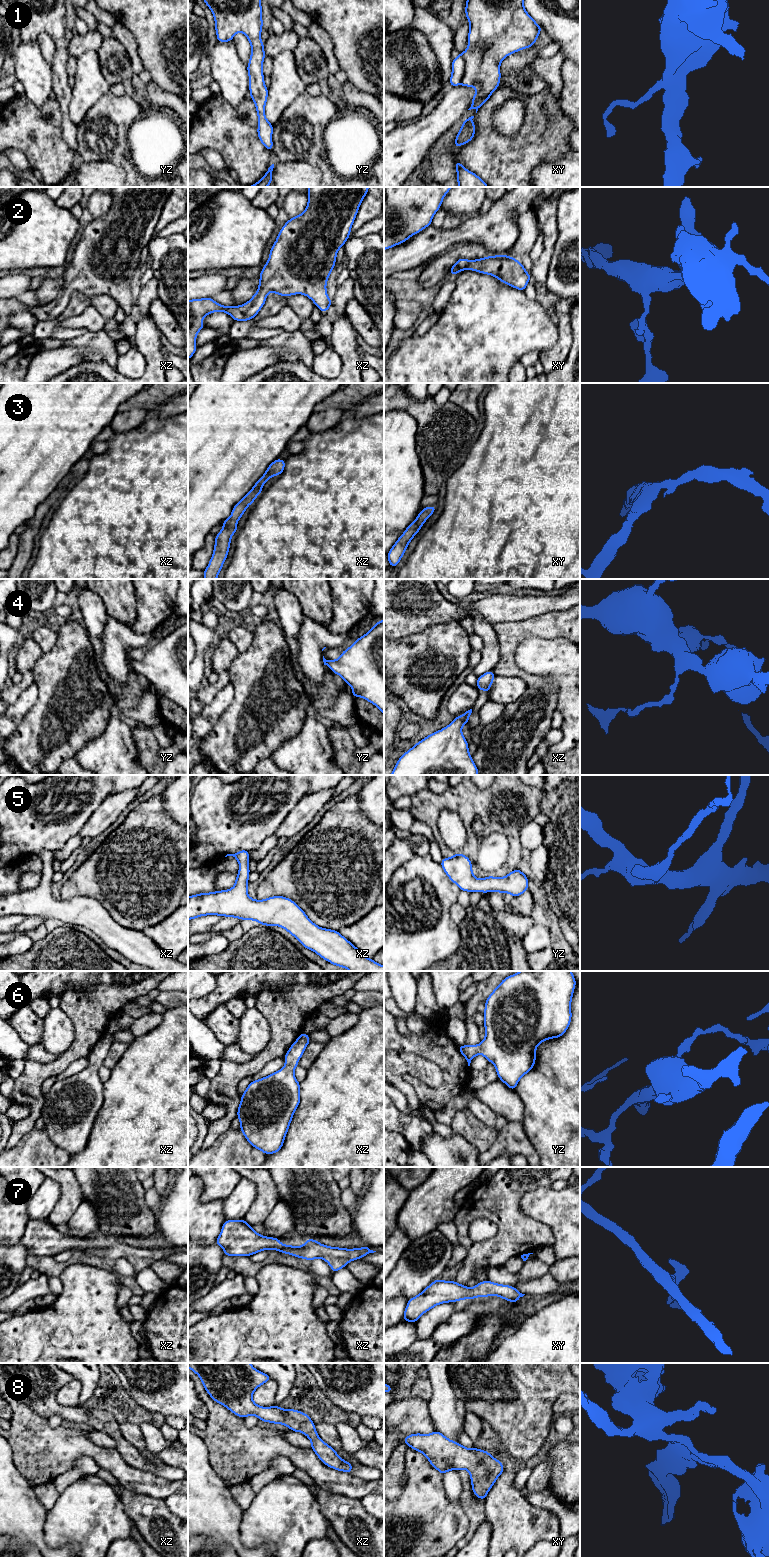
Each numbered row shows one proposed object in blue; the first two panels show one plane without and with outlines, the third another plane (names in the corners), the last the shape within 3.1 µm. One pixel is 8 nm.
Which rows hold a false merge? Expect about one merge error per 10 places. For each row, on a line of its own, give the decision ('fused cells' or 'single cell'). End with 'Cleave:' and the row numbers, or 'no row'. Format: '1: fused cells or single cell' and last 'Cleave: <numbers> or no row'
1: single cell
2: single cell
3: single cell
4: single cell
5: single cell
6: single cell
7: single cell
8: single cell
Cleave: no row

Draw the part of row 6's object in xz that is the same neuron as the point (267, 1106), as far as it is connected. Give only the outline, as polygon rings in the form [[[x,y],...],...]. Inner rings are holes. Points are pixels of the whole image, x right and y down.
[[[301,1033],[286,1052],[285,1066],[264,1078],[252,1081],[241,1095],[237,1117],[240,1130],[246,1140],[266,1155],[280,1151],[289,1129],[292,1117],[300,1104],[300,1083],[296,1080],[294,1069],[310,1043],[309,1035]]]

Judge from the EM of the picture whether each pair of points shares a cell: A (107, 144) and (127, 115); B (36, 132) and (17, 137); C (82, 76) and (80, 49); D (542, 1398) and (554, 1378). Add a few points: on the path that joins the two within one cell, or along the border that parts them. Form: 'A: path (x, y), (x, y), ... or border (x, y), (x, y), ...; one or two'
A: path (115, 140), (122, 133), (122, 123); one
B: path (31, 132), (22, 132); one
C: border (96, 50), (88, 50), (77, 58); two
D: path (542, 1393), (542, 1390), (549, 1383); one

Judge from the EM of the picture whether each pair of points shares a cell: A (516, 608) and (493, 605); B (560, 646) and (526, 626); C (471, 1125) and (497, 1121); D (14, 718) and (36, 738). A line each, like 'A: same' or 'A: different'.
A: same
B: different
C: different
D: different

